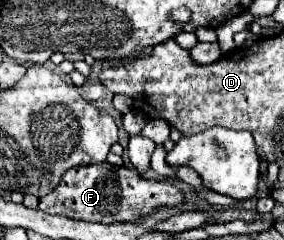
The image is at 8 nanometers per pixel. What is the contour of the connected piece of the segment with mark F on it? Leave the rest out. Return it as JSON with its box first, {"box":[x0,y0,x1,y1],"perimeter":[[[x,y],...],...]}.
{"box":[23,163,185,223],"perimeter":[[[93,163],[93,165],[79,165],[71,167],[59,187],[55,187],[51,193],[37,197],[27,193],[23,199],[23,205],[41,209],[55,215],[65,215],[79,221],[91,221],[91,223],[137,223],[145,217],[149,217],[159,207],[183,207],[185,195],[181,189],[177,189],[169,181],[151,181],[145,177],[139,177],[137,171],[127,167],[117,167],[111,163]]]}

